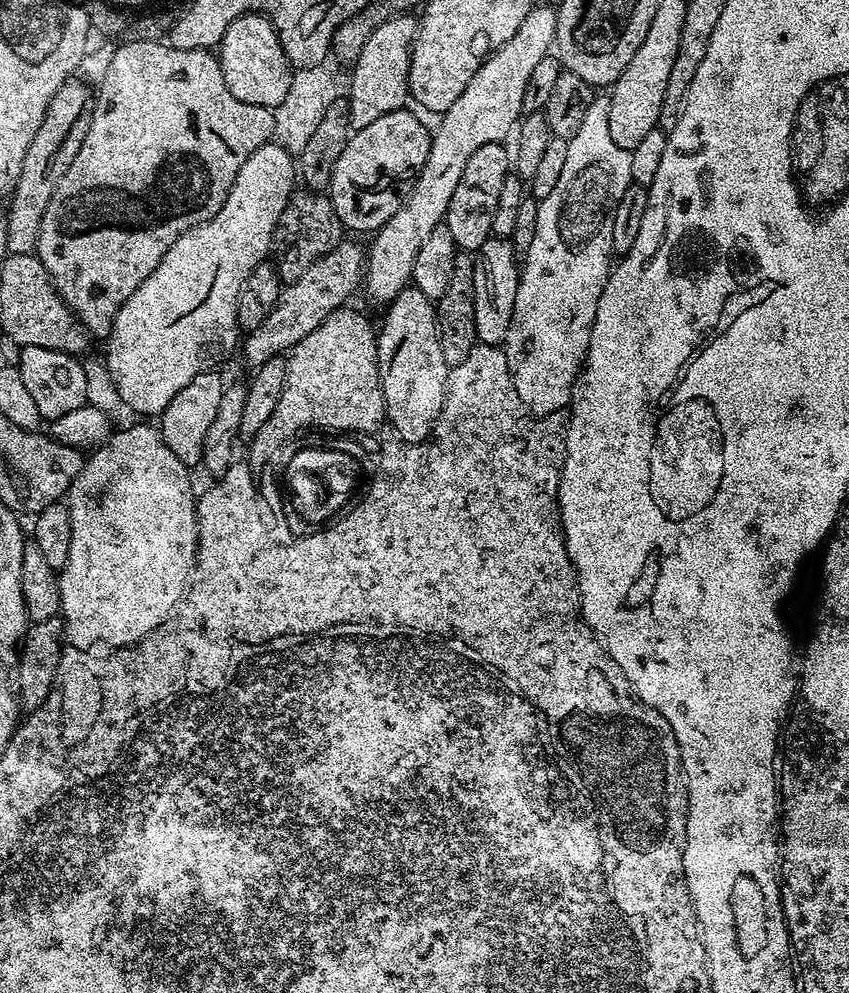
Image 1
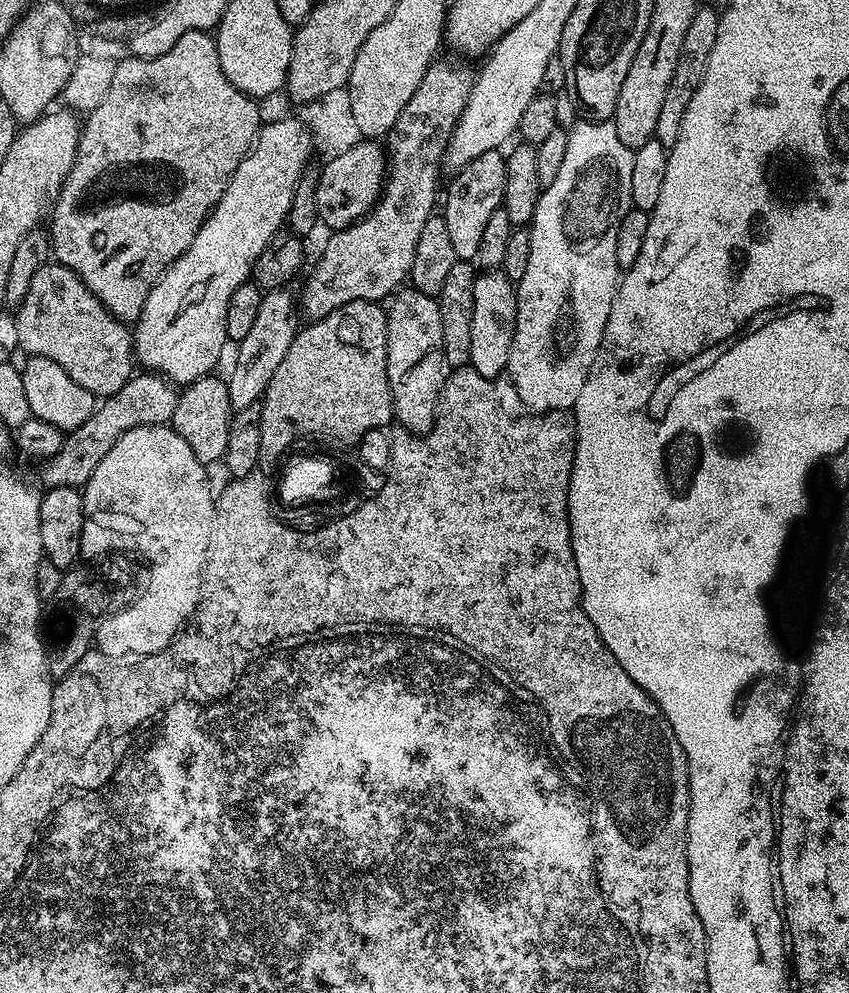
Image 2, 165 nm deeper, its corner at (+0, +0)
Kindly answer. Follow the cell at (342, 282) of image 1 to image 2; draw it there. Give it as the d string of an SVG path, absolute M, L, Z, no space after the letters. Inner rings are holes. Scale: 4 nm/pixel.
M440 63L429 66L414 98L406 102L406 110L398 114L398 122L387 137L390 167L374 210L349 228L329 235L332 237L316 269L309 274L300 296L298 292L299 311L303 315L305 312L309 321L326 318L326 314L338 310L338 306L346 306L355 300L383 301L383 296L391 297L411 273L422 226L426 226L434 214L435 208L432 207L438 204L436 183L440 180L440 172L436 167L441 167L444 149L448 147L452 129L466 106L474 79L473 69Z

